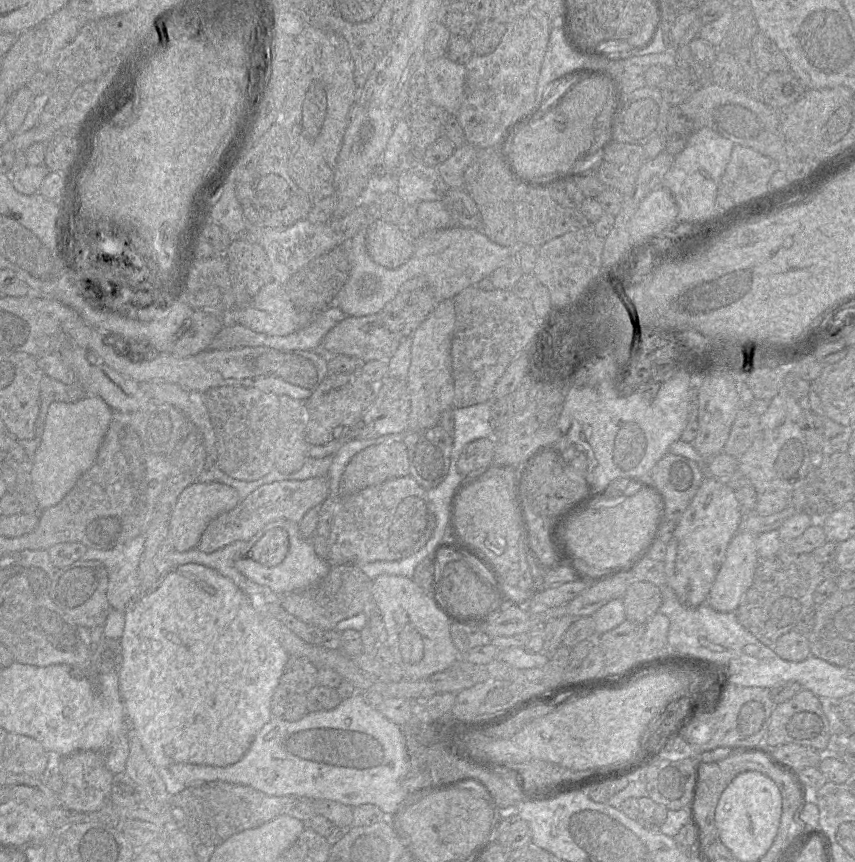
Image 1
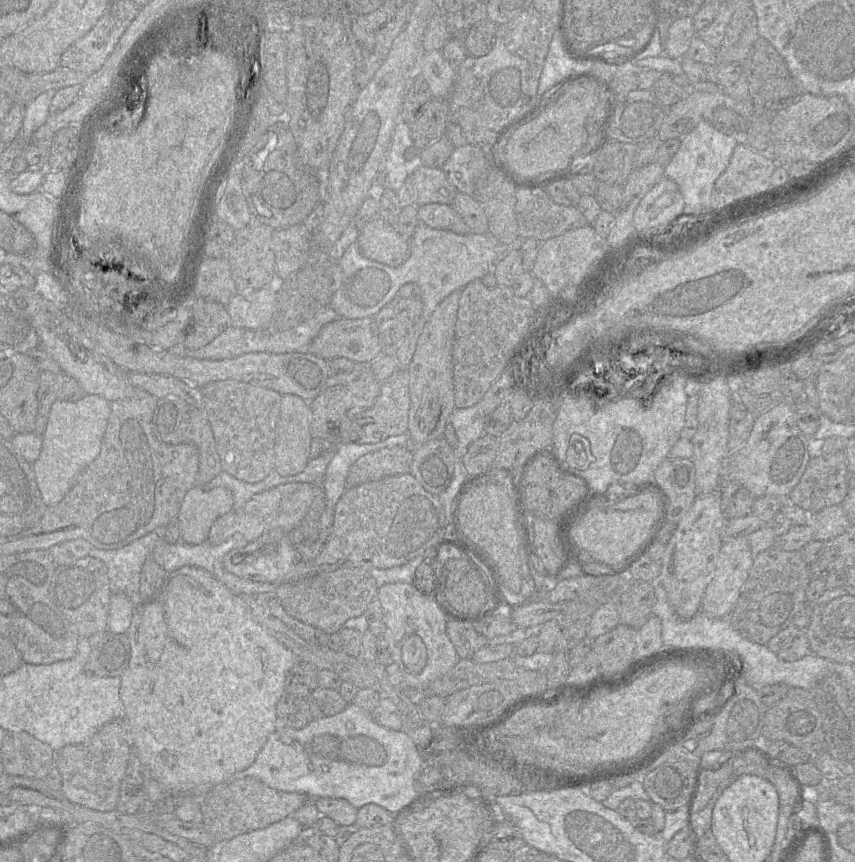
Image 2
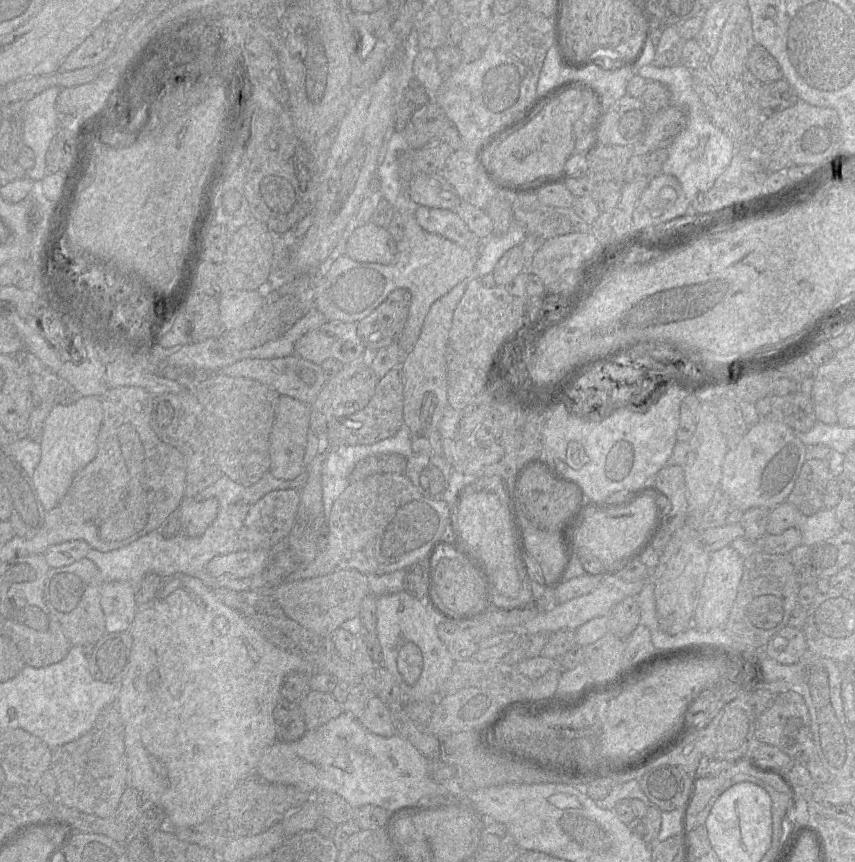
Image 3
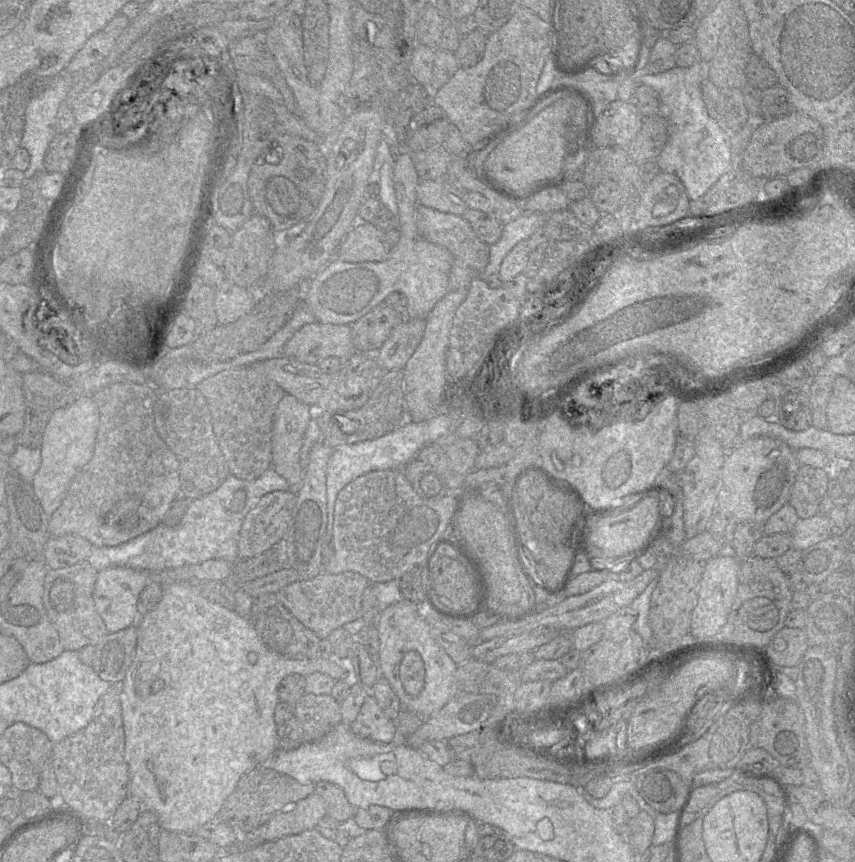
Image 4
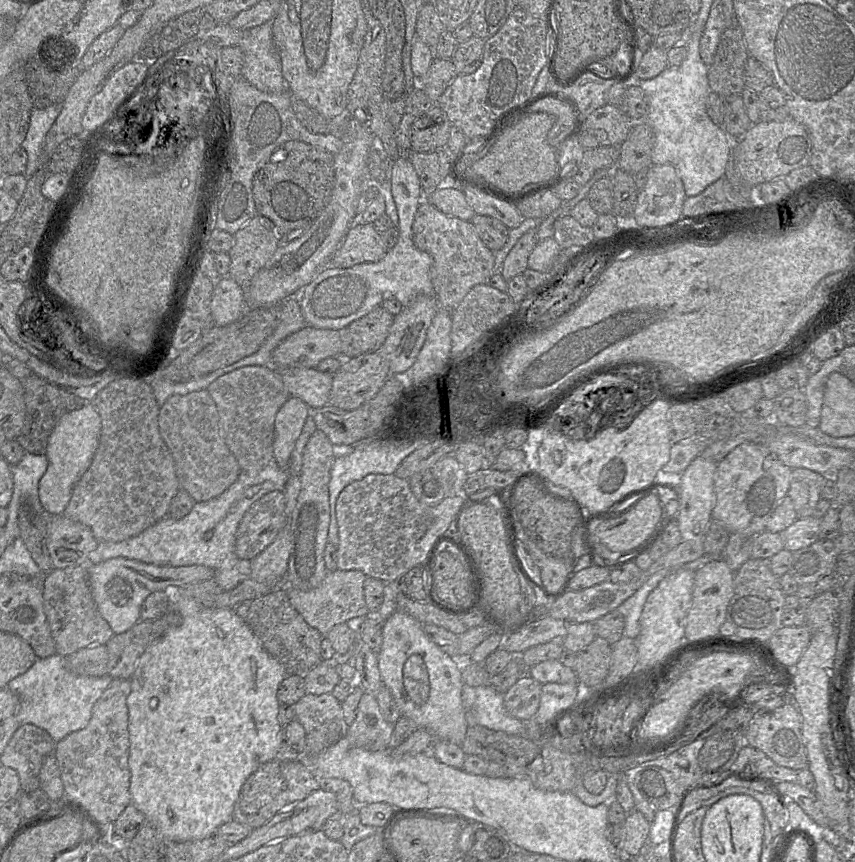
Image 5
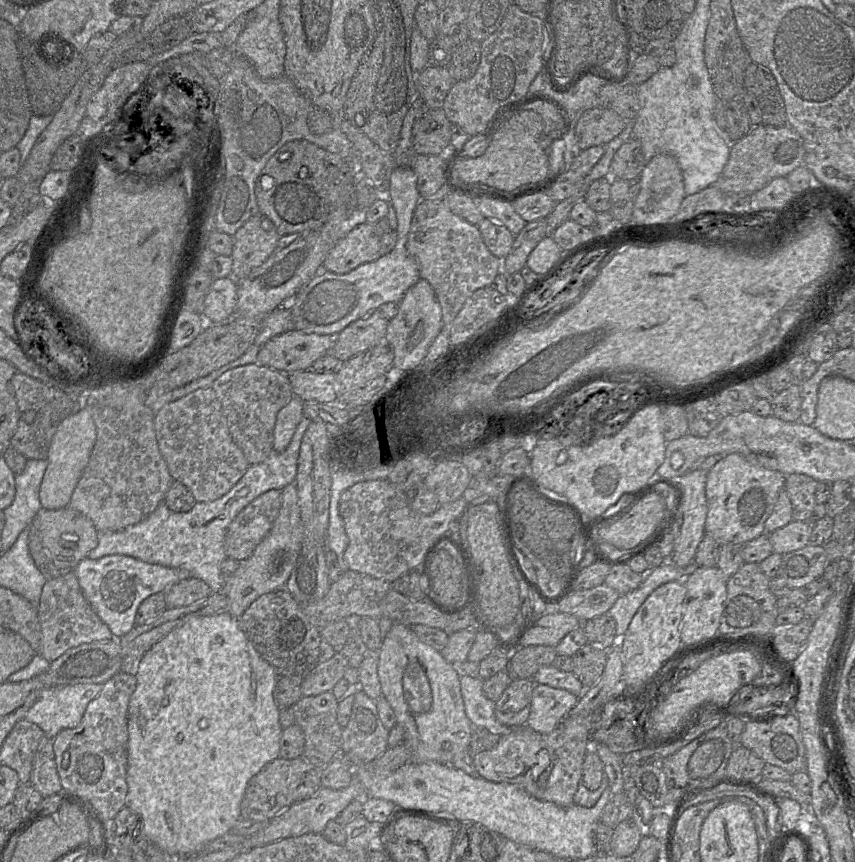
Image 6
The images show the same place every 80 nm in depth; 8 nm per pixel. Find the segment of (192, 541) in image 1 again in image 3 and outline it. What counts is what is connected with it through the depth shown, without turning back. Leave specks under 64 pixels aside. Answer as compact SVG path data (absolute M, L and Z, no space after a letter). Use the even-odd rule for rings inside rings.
M184 497L178 511L182 532L190 537L198 537L216 519L219 502L215 498L198 501L194 497Z

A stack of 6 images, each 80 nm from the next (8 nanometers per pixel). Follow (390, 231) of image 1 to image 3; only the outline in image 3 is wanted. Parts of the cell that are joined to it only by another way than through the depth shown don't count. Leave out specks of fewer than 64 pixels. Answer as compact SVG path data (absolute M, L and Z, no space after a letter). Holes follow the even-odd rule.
M368 222L356 228L345 244L345 254L357 262L391 264L397 252L397 242L387 228Z

